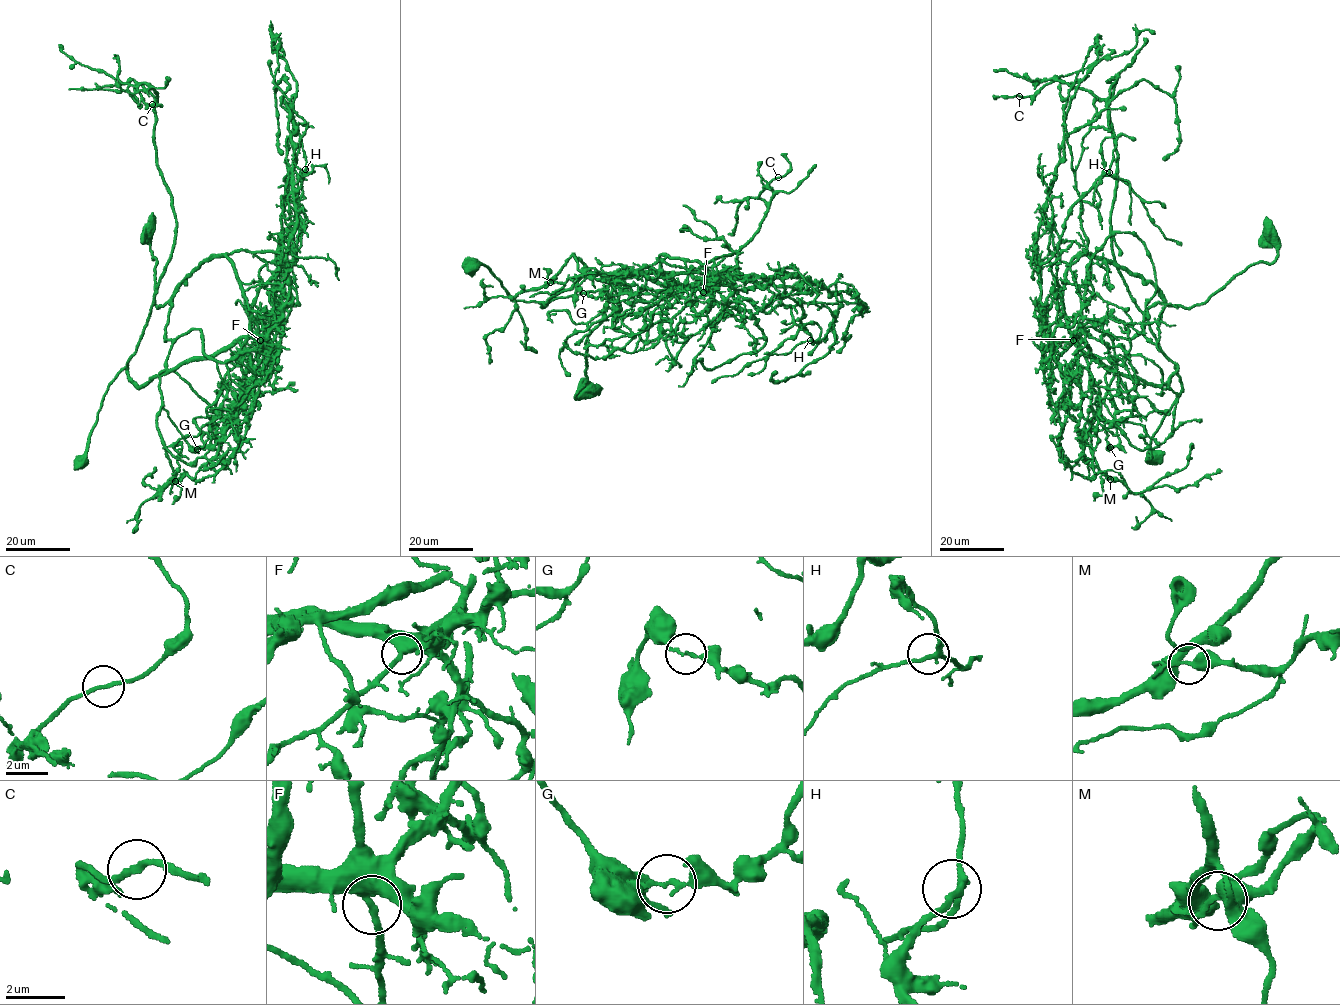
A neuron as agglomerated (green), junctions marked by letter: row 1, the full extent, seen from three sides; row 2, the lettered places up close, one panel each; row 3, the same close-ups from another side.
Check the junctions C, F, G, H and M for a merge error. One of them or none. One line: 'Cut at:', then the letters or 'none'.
Cut at: G

